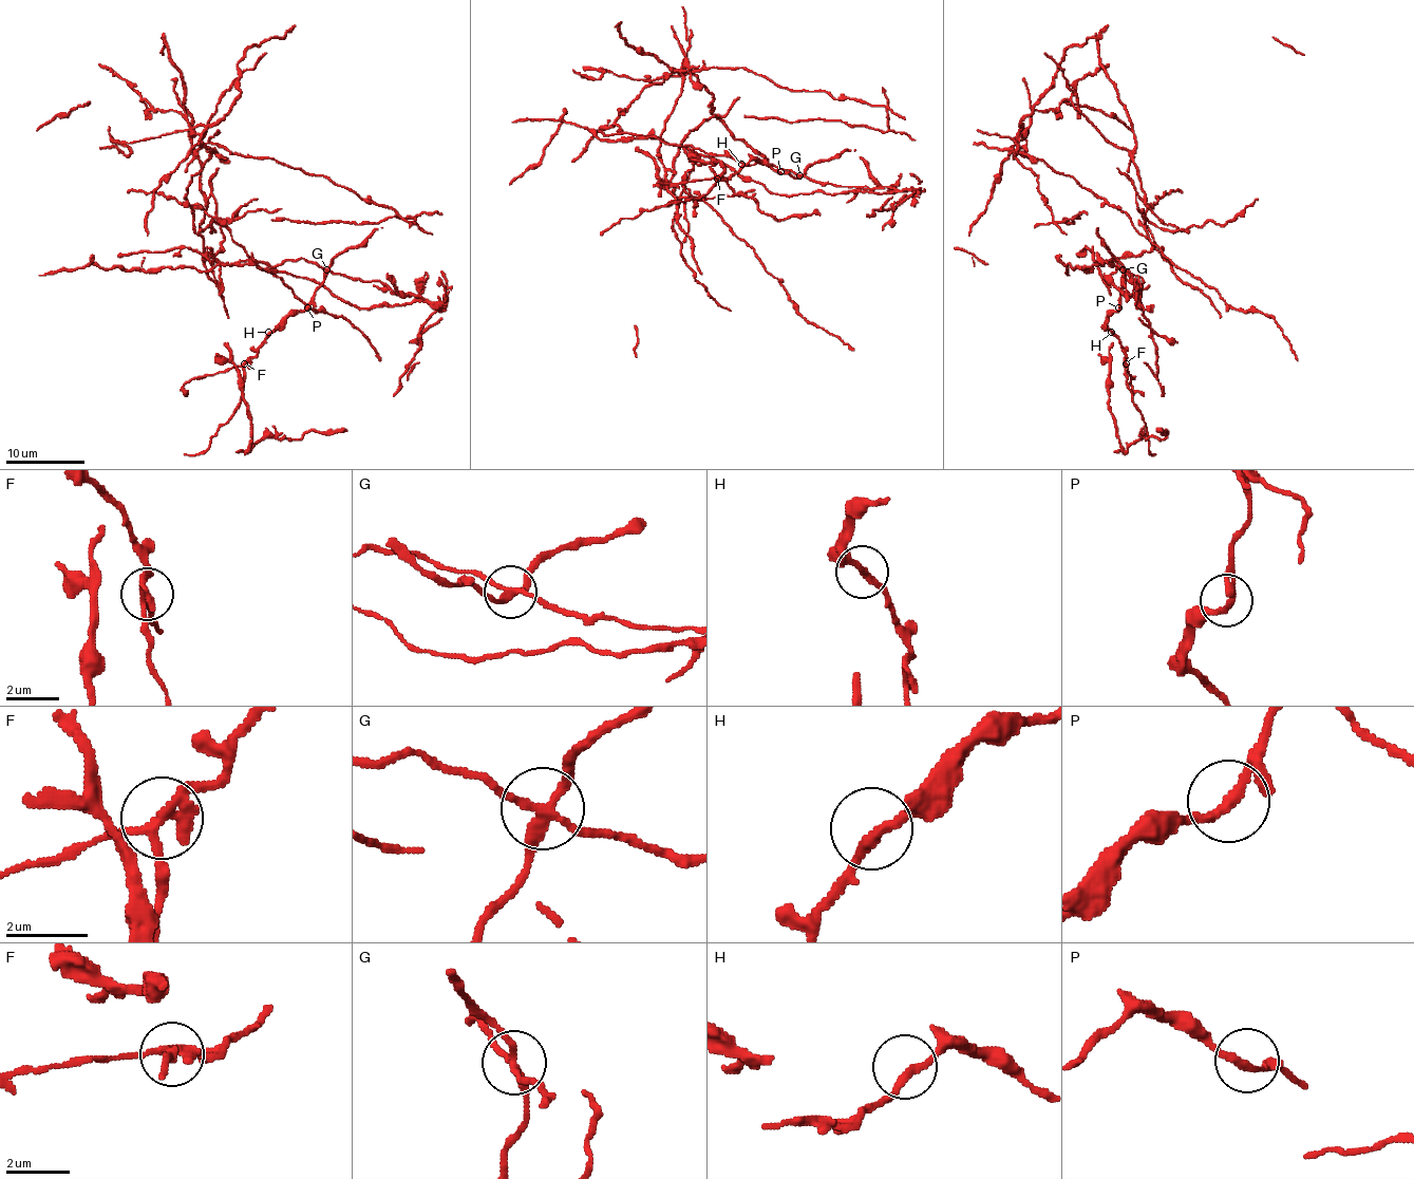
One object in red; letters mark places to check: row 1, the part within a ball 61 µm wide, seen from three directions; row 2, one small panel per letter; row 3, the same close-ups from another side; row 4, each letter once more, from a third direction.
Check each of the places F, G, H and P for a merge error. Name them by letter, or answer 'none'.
F, G

